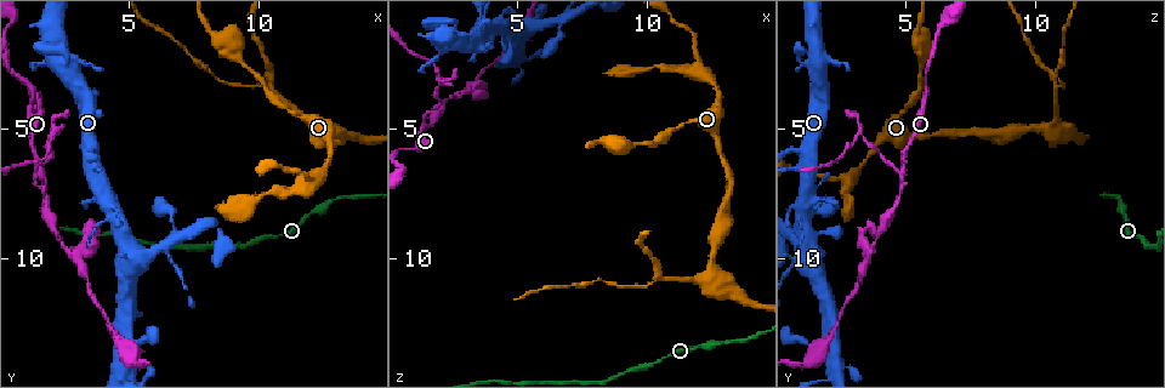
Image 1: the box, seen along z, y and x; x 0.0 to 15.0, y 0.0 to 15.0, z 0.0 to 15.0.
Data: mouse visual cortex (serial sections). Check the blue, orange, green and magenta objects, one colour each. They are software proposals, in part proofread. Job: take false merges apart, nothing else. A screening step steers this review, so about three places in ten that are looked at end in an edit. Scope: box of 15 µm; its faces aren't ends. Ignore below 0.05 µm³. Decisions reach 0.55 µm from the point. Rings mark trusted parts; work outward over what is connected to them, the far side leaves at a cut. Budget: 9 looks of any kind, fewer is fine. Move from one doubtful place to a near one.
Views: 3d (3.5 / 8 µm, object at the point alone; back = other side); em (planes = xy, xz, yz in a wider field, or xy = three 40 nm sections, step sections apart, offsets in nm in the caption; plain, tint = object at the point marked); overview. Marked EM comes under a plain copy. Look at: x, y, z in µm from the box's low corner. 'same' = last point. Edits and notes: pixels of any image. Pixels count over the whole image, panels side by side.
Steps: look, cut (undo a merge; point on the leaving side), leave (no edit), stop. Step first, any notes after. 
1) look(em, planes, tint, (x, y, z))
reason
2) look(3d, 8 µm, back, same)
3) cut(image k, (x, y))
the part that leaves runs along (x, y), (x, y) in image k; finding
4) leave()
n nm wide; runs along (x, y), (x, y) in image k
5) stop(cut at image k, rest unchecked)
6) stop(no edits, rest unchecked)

look(3d, 8 µm, (1.6, 6.6, 5.0))
abrupt turn

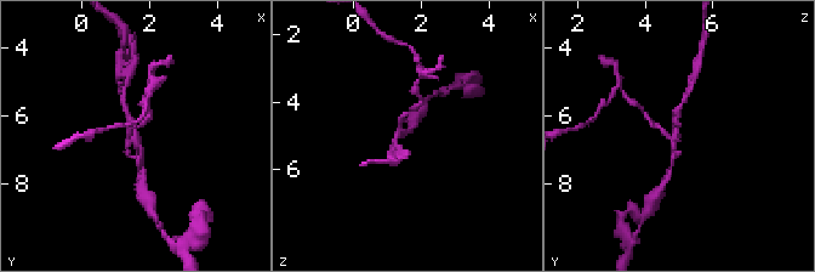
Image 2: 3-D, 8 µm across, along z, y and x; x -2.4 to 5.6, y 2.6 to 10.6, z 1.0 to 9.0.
look(em, planes, tint, (1.6, 6.7, 4.9))
3 arms; arms of 150, 150, 200 nm; need the tissue

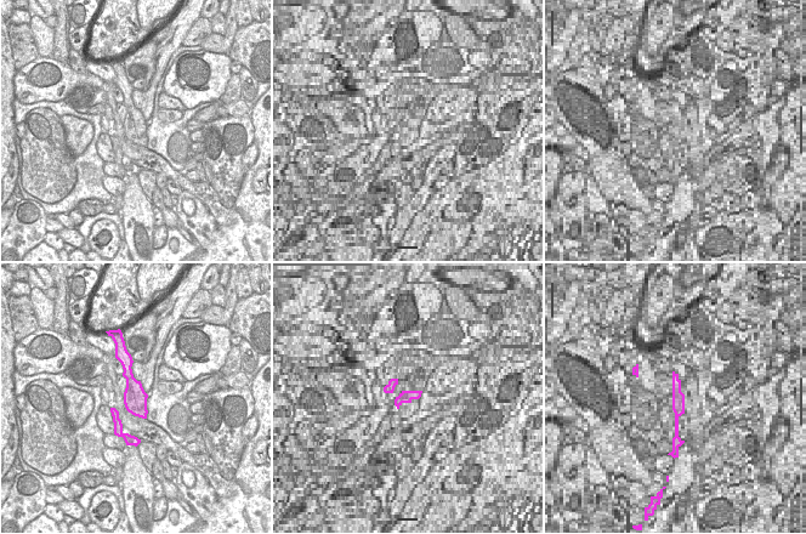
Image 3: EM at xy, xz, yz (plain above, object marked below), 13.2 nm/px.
leave()
runs along (124, 105), (141, 147), (141, 170) in image 2; one cell here

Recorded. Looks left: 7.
look(3d, 3.5 µm, (1.9, 5.1, 3.2))
a fork

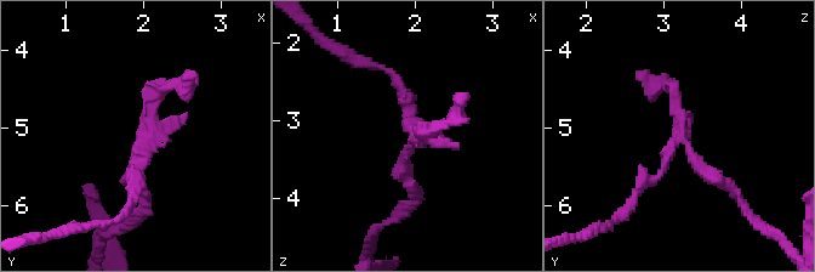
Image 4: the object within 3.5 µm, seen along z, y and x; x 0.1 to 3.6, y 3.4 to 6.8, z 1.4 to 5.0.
look(em, planes, tint, (1.95, 5.15, 3.25))

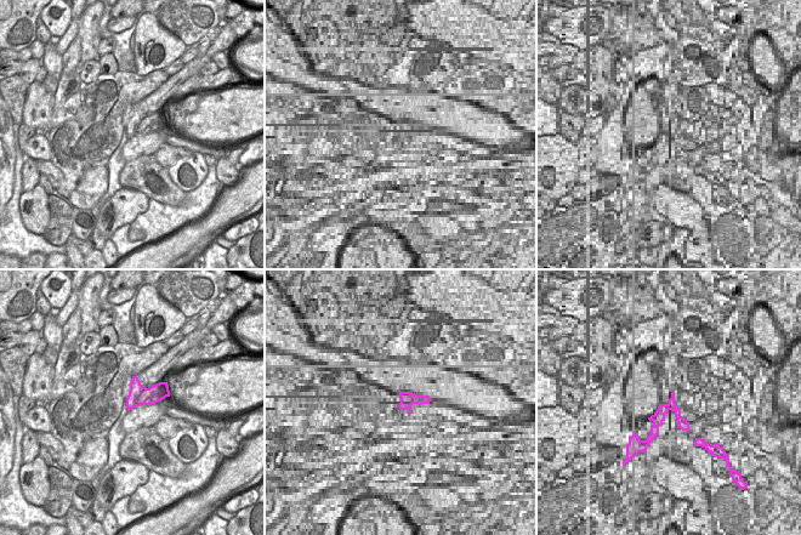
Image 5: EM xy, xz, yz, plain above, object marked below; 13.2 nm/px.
leave()
runs along (417, 193), (403, 177), (414, 137), (403, 90) in image 4; all the same cell

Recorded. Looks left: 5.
look(3d, 3.5 µm, (12.0, 6.8, 2.5))
branch point

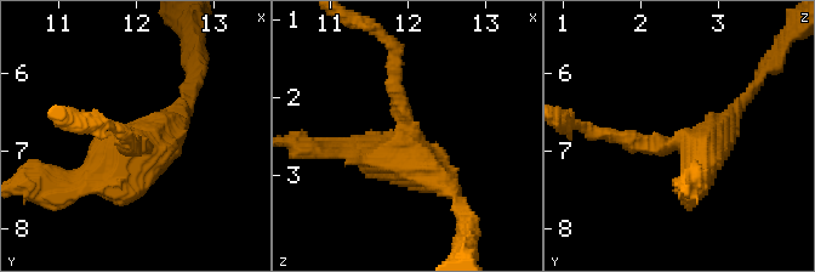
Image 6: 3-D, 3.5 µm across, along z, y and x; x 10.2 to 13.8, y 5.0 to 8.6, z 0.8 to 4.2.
look(em, xy, step 3, tint, (11.95, 6.85, 2.50))
now the EM

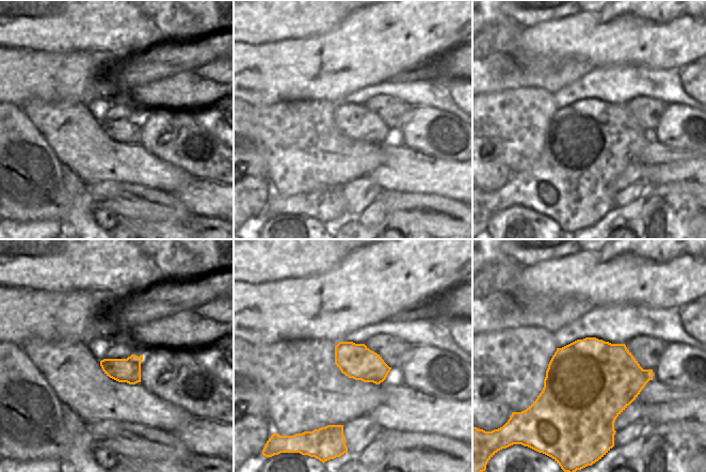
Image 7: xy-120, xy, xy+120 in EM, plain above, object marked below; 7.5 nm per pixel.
leave()
runs along (186, 101), (144, 146), (63, 180) in image 6; one cell here

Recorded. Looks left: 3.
look(3d, 3.5 µm, (12.5, 5.1, 10.4))
a narrow waist

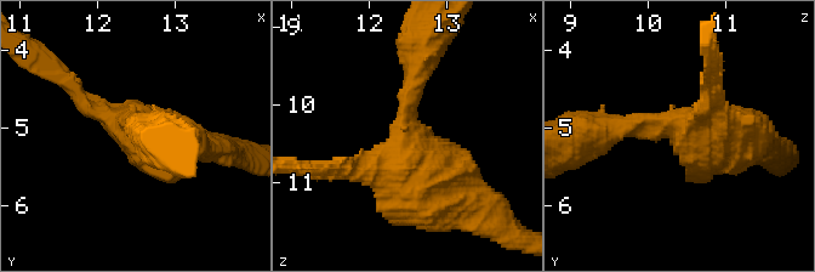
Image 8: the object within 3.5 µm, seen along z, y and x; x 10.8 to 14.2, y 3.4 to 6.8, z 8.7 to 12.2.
look(em, xy, step 5, tint, (12.50, 5.05, 10.45))

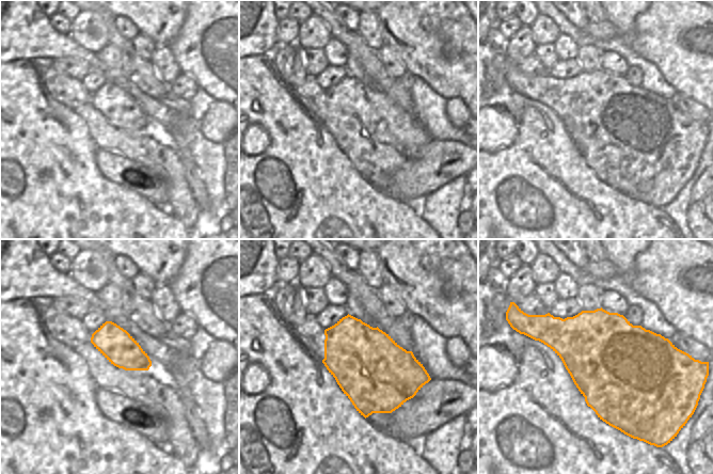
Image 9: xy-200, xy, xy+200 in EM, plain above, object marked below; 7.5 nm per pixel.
look(em, xy, step 2, tint, same)
another direction

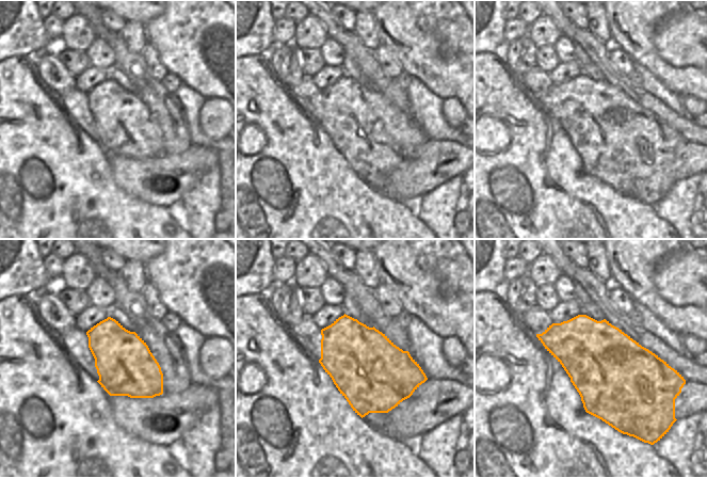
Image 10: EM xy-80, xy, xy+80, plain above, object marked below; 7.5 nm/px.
leave()
all the same cell

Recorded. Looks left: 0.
stop(no edits, rest unchecked)

